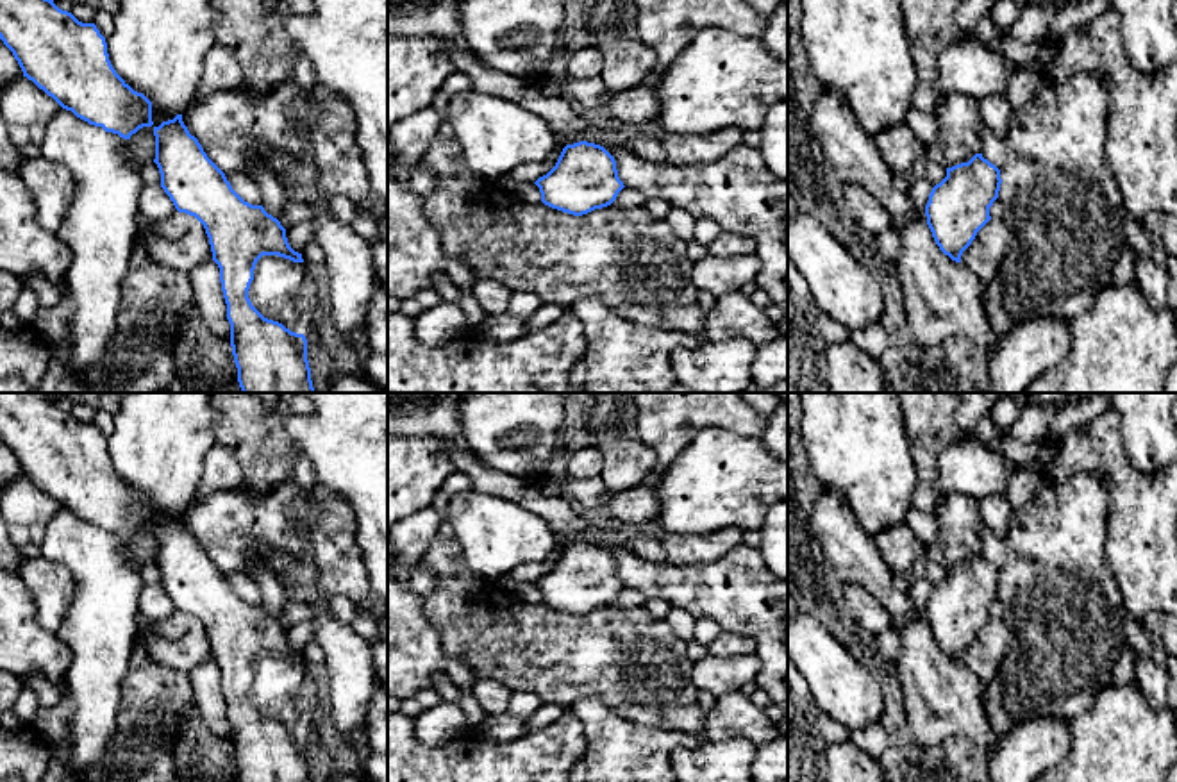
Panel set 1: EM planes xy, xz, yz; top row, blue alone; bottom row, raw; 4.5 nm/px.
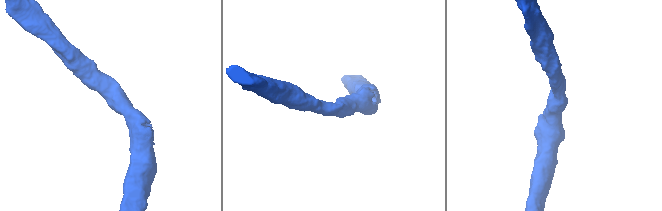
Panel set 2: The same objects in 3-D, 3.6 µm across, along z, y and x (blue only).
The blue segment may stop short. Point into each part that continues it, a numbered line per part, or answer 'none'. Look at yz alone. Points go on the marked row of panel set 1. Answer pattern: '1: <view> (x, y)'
none

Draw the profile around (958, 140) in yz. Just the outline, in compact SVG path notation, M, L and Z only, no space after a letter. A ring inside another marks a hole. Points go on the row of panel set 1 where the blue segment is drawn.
M959 93L945 95L934 118L938 134L932 145L923 150L927 161L952 168L981 154L979 129L984 121L979 112L979 100Z

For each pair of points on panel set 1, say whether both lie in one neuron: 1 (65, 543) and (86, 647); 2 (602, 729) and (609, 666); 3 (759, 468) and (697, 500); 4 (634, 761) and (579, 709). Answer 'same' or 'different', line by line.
1: same
2: different
3: same
4: same

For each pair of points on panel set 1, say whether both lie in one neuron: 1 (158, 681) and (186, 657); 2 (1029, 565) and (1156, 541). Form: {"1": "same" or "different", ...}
{"1": "different", "2": "different"}

